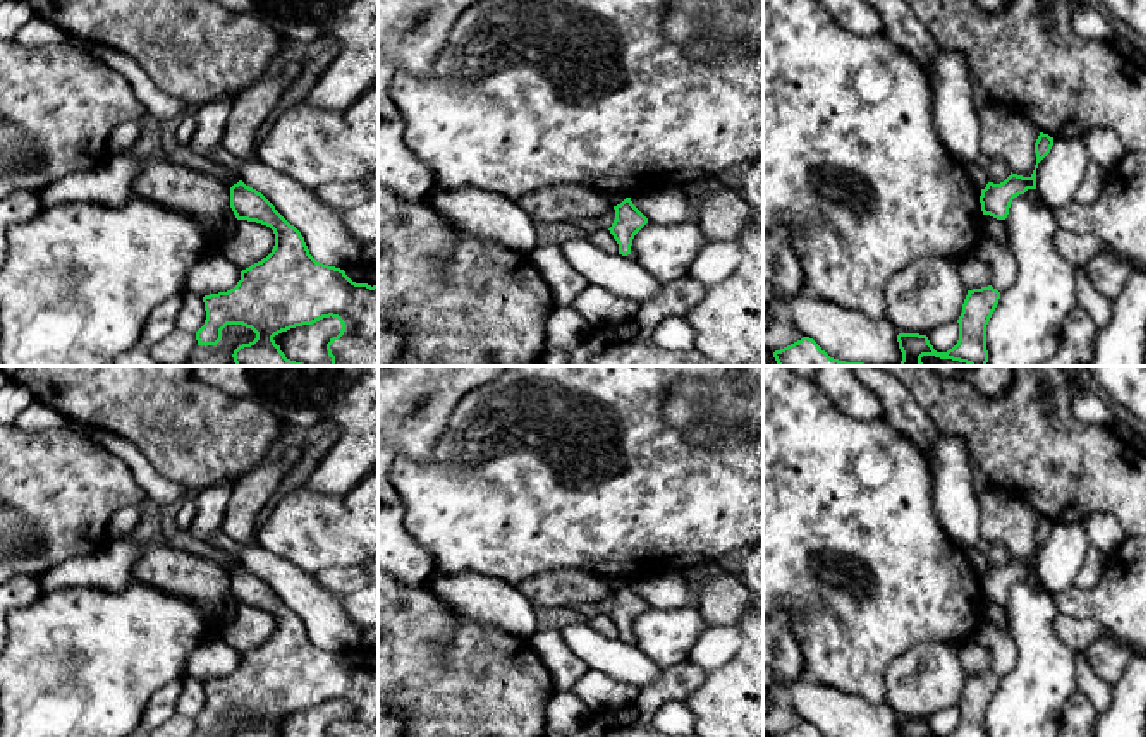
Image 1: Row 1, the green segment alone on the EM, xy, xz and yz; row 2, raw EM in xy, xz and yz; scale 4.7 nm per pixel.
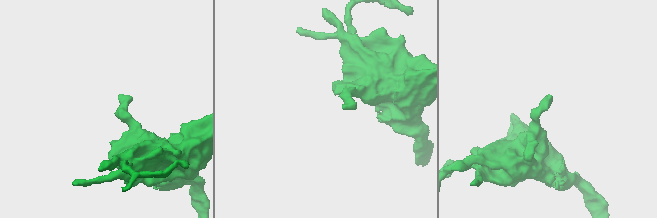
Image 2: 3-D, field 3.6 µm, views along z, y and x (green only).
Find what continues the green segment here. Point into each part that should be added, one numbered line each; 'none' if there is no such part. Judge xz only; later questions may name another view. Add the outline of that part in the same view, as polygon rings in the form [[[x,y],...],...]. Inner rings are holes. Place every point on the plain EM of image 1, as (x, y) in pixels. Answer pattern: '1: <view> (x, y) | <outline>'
none

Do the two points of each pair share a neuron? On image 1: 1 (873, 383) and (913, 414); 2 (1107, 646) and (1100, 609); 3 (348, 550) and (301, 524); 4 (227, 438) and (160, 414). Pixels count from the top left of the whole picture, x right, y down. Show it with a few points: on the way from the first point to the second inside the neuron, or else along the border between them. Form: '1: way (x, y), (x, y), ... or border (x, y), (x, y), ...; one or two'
1: way (884, 387), (903, 406); one
2: border (1109, 631), (1116, 638); two
3: way (335, 550), (325, 548), (313, 536); one
4: way (210, 437), (195, 435), (177, 421); one

